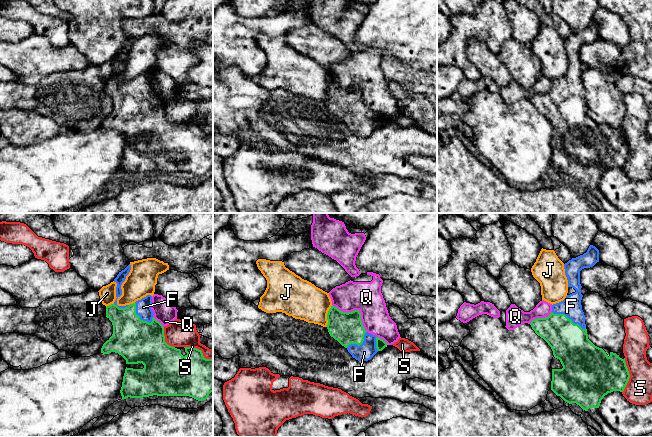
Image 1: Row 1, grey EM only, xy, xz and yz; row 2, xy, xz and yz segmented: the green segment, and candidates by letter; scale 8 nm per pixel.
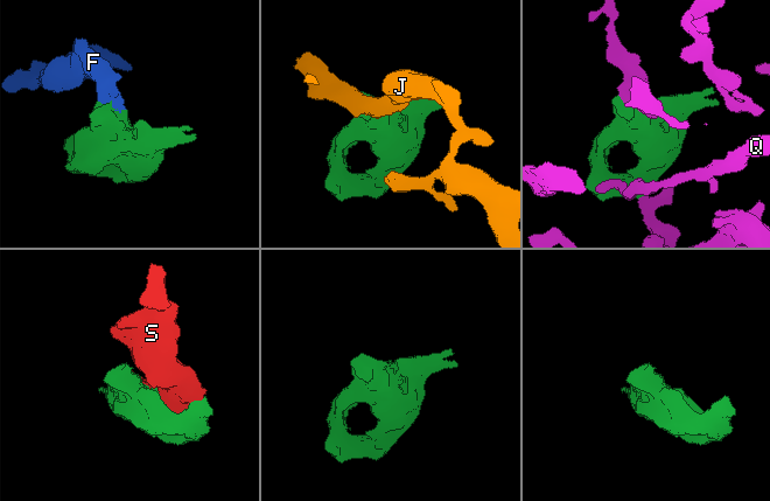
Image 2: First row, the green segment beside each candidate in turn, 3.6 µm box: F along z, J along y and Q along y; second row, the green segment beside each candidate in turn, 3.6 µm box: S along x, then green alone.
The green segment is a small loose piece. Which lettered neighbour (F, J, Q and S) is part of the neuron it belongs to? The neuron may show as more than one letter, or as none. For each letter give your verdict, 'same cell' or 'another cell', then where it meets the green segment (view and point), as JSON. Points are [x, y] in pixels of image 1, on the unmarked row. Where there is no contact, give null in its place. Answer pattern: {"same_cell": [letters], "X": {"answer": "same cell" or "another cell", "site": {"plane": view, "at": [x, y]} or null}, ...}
{"same_cell": ["F"], "F": {"answer": "same cell", "site": {"plane": "yz", "at": [568, 94]}}, "J": {"answer": "another cell", "site": {"plane": "xz", "at": [327, 92]}}, "Q": {"answer": "another cell", "site": {"plane": "xz", "at": [356, 86]}}, "S": {"answer": "another cell", "site": {"plane": "yz", "at": [629, 151]}}}

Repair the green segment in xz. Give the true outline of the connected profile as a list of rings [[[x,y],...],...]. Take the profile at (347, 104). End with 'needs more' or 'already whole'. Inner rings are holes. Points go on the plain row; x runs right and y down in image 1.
[[[332,81],[328,87],[327,96],[330,112],[344,122],[358,137],[370,136],[388,121],[383,115],[365,106],[359,86],[347,89]]]; needs more

